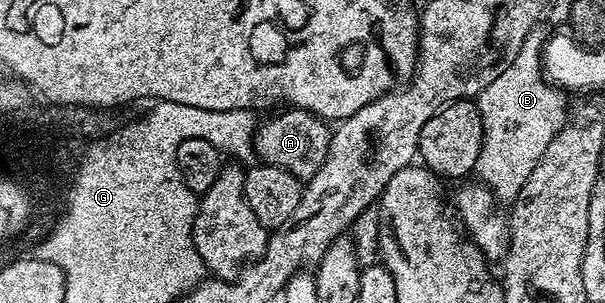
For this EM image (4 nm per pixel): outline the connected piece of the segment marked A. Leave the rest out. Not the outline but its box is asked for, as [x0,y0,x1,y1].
[256,107,331,181]

